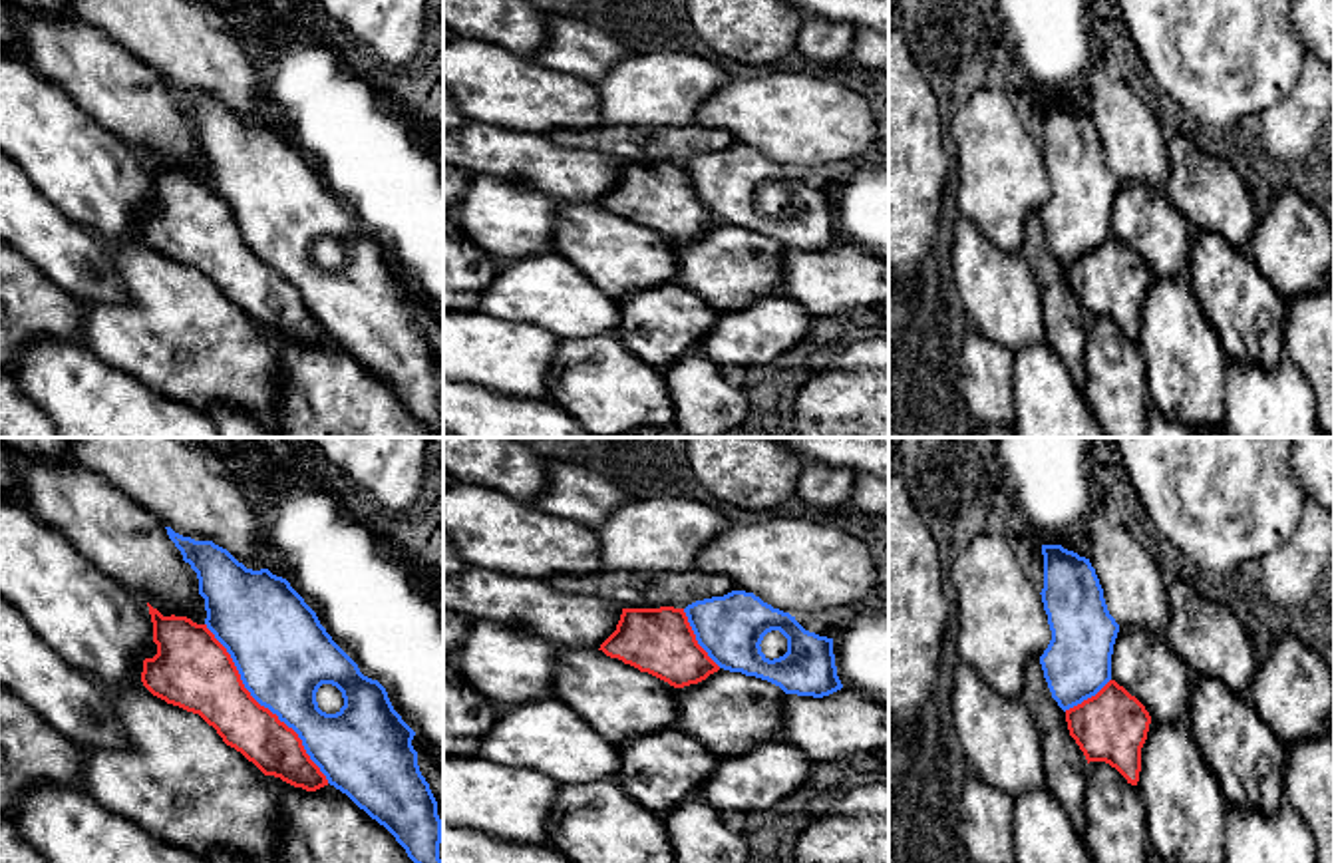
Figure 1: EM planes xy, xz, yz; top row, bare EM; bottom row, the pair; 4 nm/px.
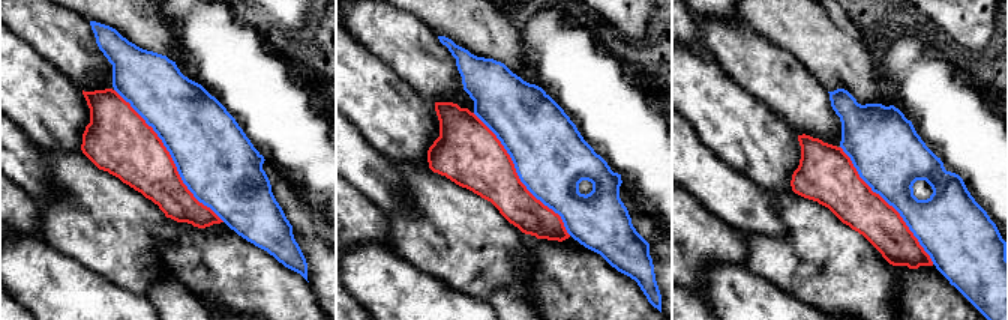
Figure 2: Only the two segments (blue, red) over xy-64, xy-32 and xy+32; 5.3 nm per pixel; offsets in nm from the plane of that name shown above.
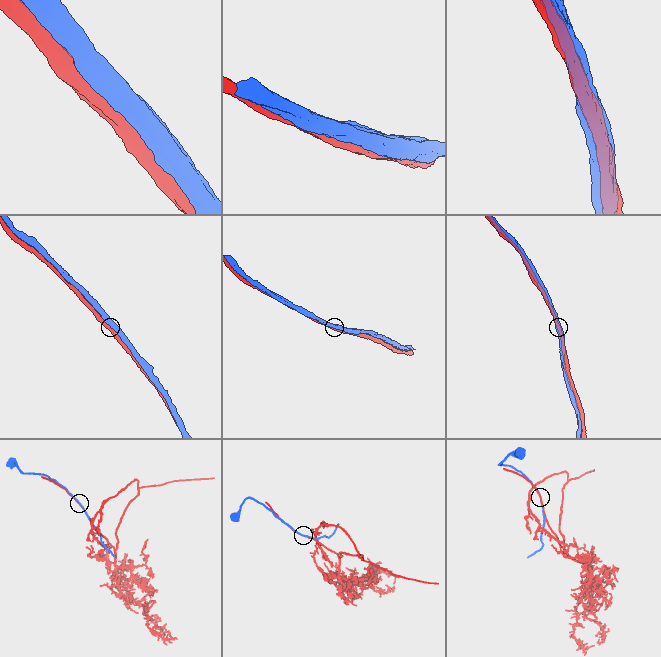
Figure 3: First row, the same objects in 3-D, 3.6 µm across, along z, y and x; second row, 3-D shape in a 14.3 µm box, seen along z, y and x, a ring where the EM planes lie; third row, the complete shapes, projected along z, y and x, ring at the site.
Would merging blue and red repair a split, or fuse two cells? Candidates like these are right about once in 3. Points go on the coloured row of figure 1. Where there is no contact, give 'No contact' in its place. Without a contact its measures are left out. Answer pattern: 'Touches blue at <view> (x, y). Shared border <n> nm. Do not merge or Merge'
Touches blue at xy (263, 704). Shared border 800 nm. Do not merge

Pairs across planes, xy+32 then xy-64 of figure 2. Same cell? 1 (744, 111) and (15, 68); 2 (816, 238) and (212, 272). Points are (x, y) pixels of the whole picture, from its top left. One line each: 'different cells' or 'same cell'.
1: same cell
2: different cells

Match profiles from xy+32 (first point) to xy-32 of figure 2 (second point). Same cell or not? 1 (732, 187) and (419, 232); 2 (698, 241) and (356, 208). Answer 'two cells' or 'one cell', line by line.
1: two cells
2: one cell

